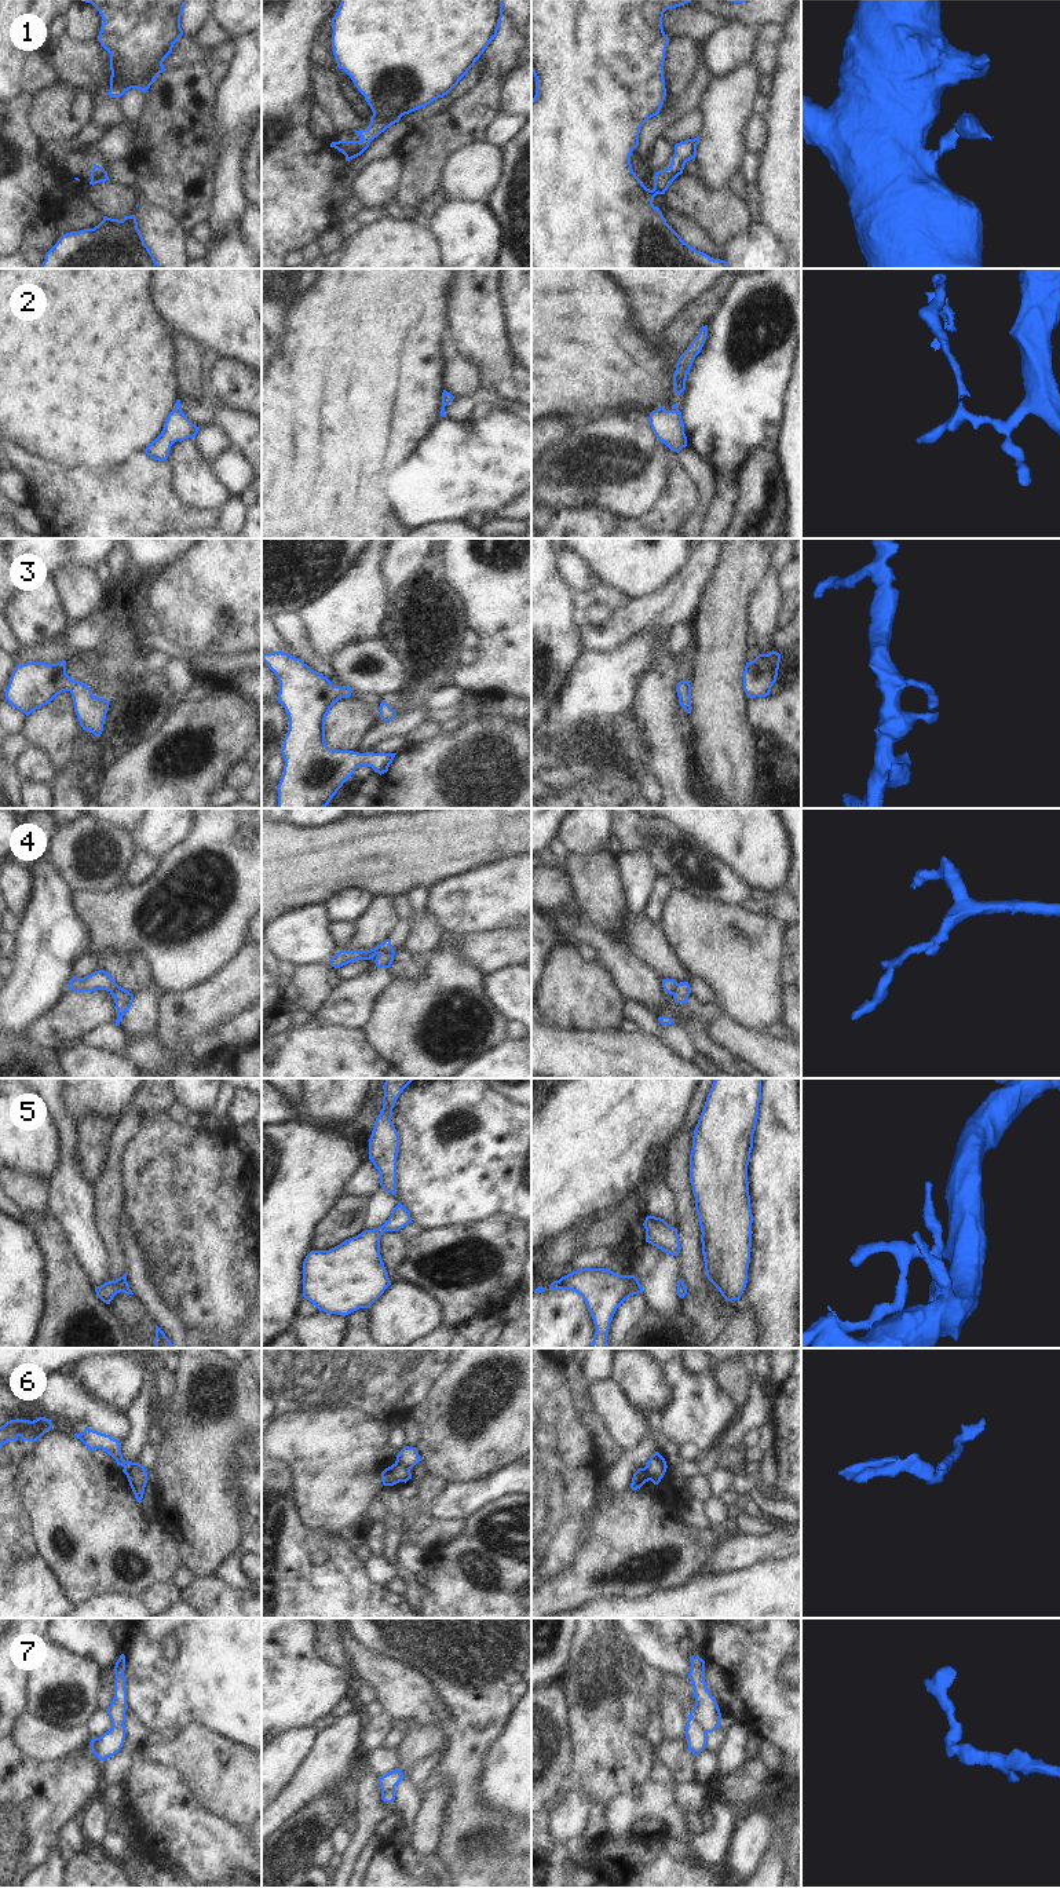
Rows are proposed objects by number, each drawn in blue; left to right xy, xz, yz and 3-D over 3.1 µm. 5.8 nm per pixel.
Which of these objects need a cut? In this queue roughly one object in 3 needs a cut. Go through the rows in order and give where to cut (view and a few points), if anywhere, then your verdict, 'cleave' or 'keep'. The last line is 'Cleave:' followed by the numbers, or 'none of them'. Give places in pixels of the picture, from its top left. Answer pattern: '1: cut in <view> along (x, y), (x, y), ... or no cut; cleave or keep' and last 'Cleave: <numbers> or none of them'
1: no cut; keep
2: cut in xy along (174, 409), (181, 411); cleave
3: no cut; keep
4: cut in xz along (394, 948), (379, 955); cleave
5: no cut; keep
6: cut in xz along (395, 1461), (409, 1470); cleave
7: cut in yz along (690, 1716), (705, 1733); cleave
Cleave: 2, 4, 6, 7

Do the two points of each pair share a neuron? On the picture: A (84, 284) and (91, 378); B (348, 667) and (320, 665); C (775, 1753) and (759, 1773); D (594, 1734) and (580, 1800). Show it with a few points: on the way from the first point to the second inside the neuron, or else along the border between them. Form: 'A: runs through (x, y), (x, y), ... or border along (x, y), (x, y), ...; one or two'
A: runs through (84, 307), (84, 354); one
B: border along (329, 663), (335, 676), (343, 685); two
C: border along (759, 1755), (772, 1774); two
D: border along (585, 1786), (570, 1790), (555, 1806); two

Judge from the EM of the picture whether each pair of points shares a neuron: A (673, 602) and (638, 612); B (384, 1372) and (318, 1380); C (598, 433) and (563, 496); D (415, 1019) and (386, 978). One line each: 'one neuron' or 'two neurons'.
A: one neuron
B: one neuron
C: one neuron
D: two neurons

